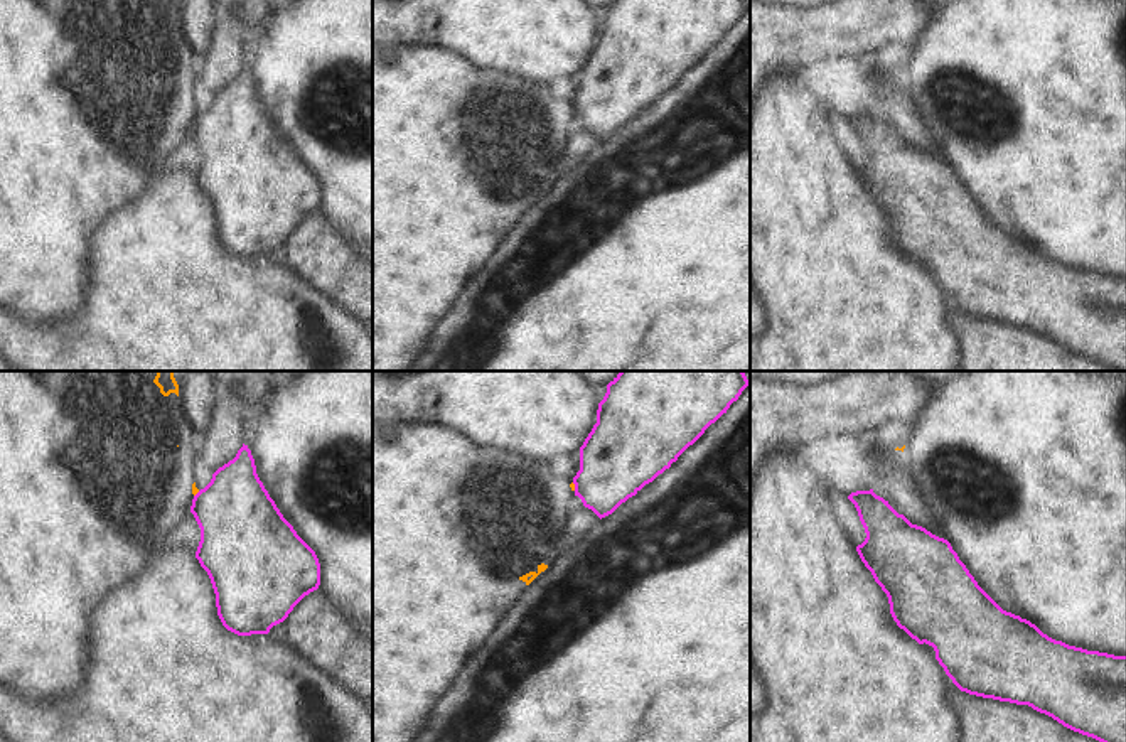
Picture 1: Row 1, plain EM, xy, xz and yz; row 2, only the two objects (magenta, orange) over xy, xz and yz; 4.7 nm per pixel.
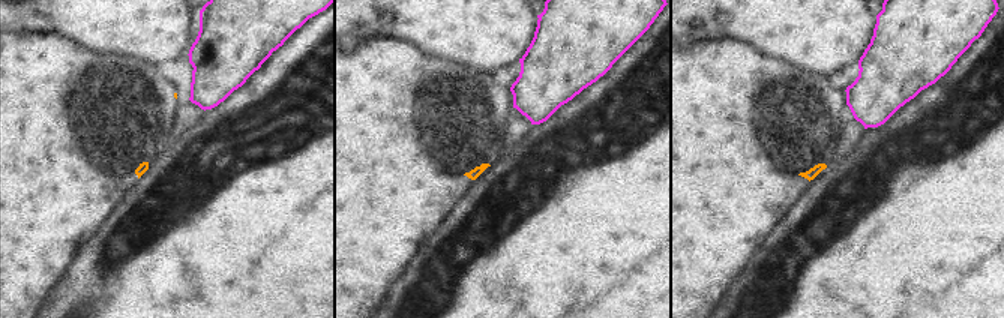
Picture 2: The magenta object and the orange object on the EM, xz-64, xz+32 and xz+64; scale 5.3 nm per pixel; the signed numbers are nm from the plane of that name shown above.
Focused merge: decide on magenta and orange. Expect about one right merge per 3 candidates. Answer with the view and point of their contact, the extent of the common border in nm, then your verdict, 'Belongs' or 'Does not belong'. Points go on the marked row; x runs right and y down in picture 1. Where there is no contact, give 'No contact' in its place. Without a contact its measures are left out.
Touches magenta at xz (575, 486). Shared border 40 nm. Does not belong

